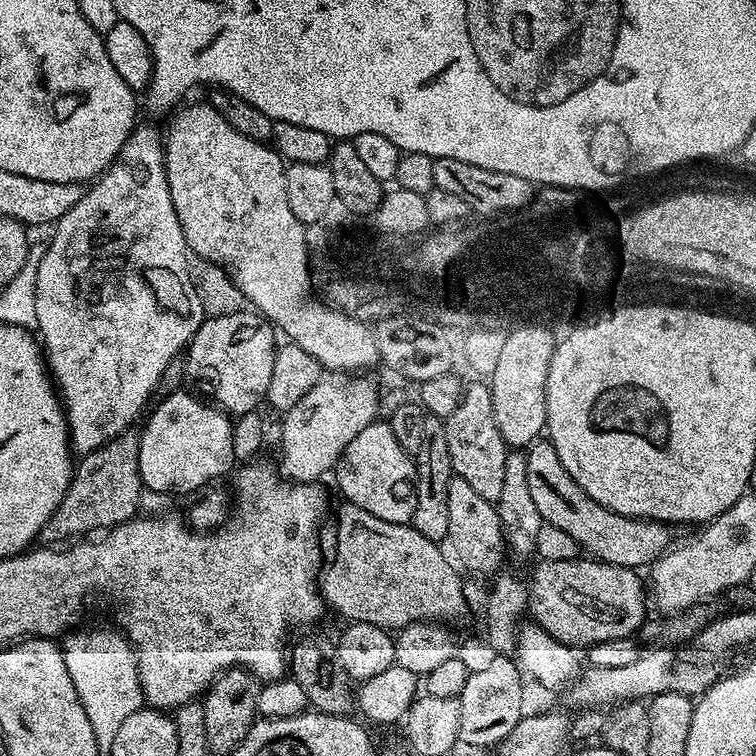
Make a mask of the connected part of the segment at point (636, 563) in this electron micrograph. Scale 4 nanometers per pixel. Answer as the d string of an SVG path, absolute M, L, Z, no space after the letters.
M541 438L526 449L526 482L530 482L530 495L534 498L534 506L538 506L538 514L546 524L558 526L558 530L570 534L574 538L577 549L584 548L593 560L601 560L604 564L613 564L619 568L643 569L651 565L668 551L673 543L669 525L651 520L634 520L630 516L614 514L614 510L606 510L594 498L590 498L570 478L566 466L558 458L558 450L554 450L551 440Z

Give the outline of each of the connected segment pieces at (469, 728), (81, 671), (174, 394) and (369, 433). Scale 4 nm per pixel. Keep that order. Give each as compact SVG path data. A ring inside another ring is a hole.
M492 658L489 664L480 669L469 671L466 686L462 686L459 696L461 710L459 711L459 743L469 744L472 748L495 749L496 745L506 738L518 726L520 717L525 715L524 683L525 677L519 667L508 658Z
M92 628L89 632L80 631L69 631L63 637L66 670L70 670L70 682L74 682L74 690L78 690L80 705L86 710L86 718L90 718L90 726L94 726L98 746L108 750L122 722L126 722L130 714L139 712L144 704L136 650L119 630L111 632L108 628Z
M172 390L156 409L153 407L143 421L144 429L139 429L140 449L138 466L145 489L150 492L196 492L199 488L219 478L223 472L231 473L237 463L234 458L234 438L232 437L233 421L229 413L221 410L207 399L199 400L185 390Z
M374 422L350 441L334 469L336 484L349 504L385 522L407 524L416 505L416 462L394 438L391 423Z

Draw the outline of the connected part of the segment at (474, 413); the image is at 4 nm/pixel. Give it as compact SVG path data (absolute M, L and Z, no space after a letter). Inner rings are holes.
M469 383L467 387L465 387L464 397L458 406L458 410L454 410L454 414L450 414L444 420L446 446L450 450L450 462L452 463L453 473L461 476L480 497L495 502L502 494L502 478L506 474L506 458L508 457L510 449L508 445L505 444L502 434L498 430L498 422L494 422L492 389L487 383L478 383L482 384Z

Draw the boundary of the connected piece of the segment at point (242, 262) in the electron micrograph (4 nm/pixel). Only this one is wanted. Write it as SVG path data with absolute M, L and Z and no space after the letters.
M211 103L192 104L189 108L183 108L181 107L175 113L177 116L172 120L168 136L166 132L162 151L164 153L168 189L170 190L170 202L174 202L174 214L178 214L178 226L182 226L182 234L185 242L188 243L189 252L208 259L229 273L238 290L245 295L247 303L261 316L265 317L273 329L279 330L281 333L284 331L288 335L285 337L291 343L302 346L302 350L306 350L318 361L321 369L332 374L356 374L361 370L368 370L364 368L368 368L372 363L377 363L380 360L380 342L377 333L375 331L371 332L370 329L372 328L367 323L352 318L348 313L340 312L339 309L325 303L324 300L320 298L312 300L312 294L314 296L314 273L310 267L306 234L304 233L306 226L302 222L298 222L298 218L294 218L294 210L290 210L290 202L286 202L286 161L284 157L276 151L275 147L258 140L251 140L246 134L234 130L234 126L230 126L230 122L226 122L226 118L222 118L222 114L218 114L218 110L213 108Z

